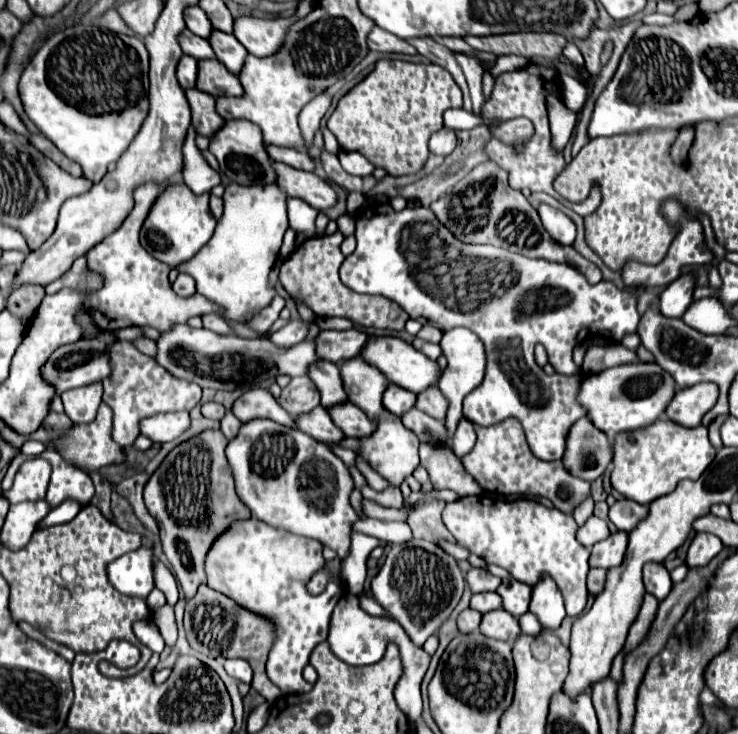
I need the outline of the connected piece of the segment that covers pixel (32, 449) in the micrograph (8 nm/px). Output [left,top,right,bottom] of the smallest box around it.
[20,439,46,457]

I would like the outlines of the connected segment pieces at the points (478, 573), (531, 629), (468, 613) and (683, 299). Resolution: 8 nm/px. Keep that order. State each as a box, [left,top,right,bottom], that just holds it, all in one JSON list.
[[466,569,500,593],[520,613,542,635],[458,609,482,633],[660,273,694,319]]

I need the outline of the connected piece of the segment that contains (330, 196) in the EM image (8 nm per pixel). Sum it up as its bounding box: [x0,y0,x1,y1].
[274,163,338,211]

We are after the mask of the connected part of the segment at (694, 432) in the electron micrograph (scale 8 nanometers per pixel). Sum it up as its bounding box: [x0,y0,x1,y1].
[612,419,716,505]

